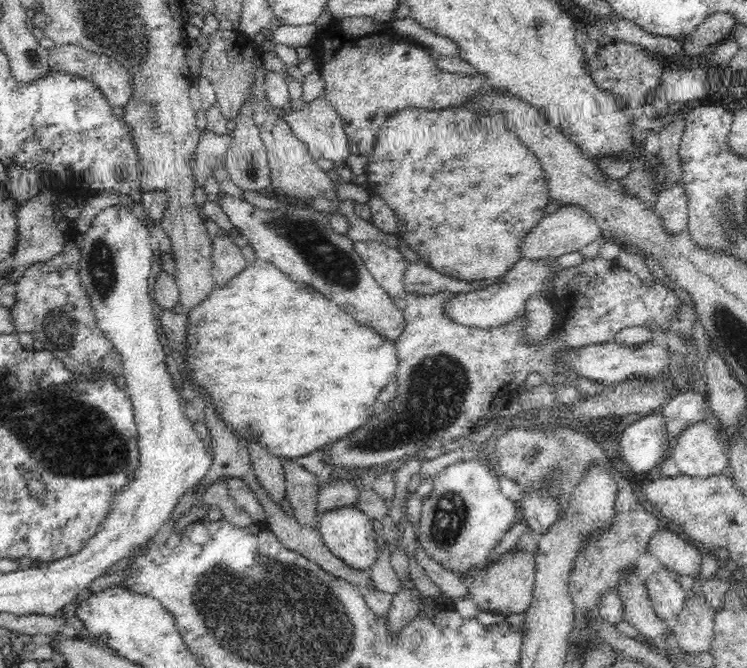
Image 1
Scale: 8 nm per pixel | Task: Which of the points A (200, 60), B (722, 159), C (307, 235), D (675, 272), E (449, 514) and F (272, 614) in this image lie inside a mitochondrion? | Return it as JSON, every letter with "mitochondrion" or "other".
{"A":"other","B":"other","C":"mitochondrion","D":"other","E":"mitochondrion","F":"mitochondrion"}

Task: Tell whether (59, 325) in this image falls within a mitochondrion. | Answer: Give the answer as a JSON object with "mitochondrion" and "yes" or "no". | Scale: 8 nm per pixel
{"mitochondrion":"yes"}

